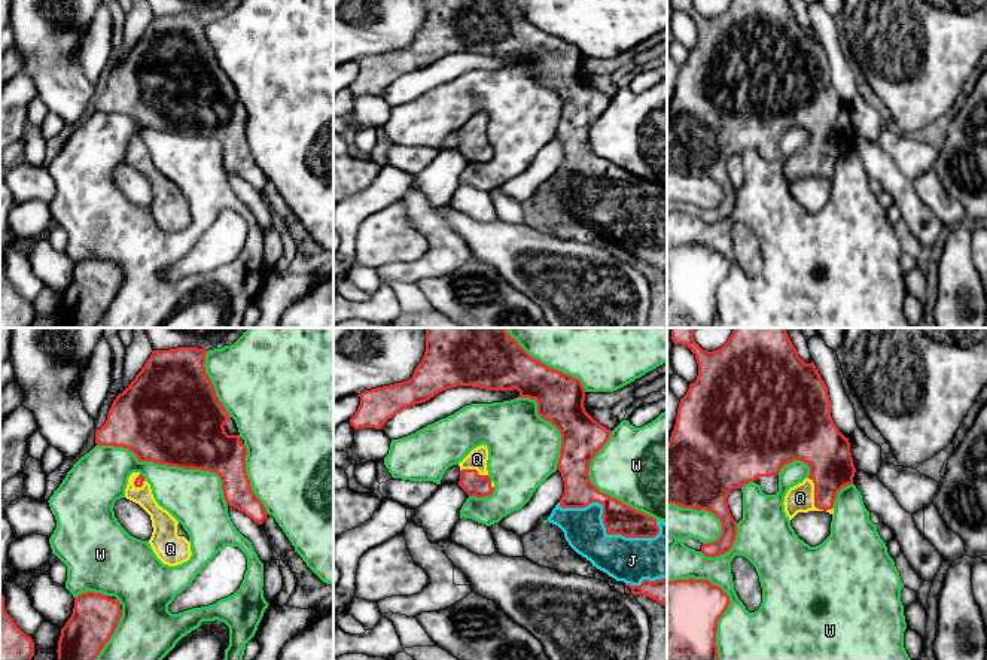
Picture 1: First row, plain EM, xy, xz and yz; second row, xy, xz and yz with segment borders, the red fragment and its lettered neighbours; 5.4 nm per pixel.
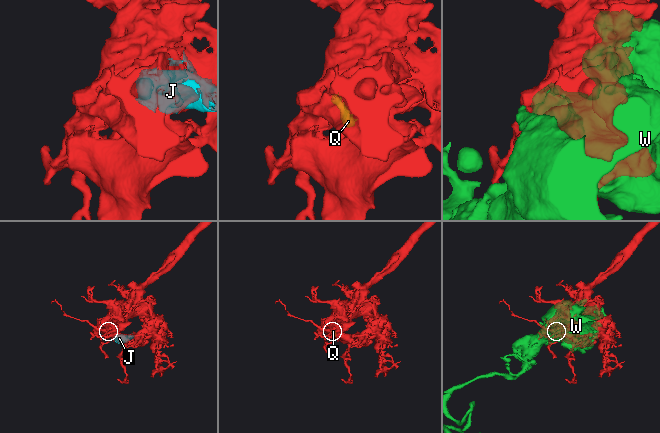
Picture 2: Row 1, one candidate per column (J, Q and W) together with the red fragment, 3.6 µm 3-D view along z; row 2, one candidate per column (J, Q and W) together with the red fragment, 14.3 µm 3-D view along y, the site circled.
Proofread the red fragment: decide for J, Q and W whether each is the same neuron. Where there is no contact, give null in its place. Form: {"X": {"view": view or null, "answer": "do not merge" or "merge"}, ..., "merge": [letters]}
{"J": {"view": "xz", "answer": "merge"}, "Q": {"view": "yz", "answer": "merge"}, "W": {"view": "xy", "answer": "do not merge"}, "merge": ["J", "Q"]}

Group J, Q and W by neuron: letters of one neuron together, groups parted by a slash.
J Q / W

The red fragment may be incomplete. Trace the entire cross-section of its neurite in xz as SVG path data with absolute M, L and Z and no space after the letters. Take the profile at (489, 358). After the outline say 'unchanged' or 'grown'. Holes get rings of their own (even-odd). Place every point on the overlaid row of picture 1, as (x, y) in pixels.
M426 328L426 352L412 377L362 392L360 405L350 425L354 429L381 429L396 413L457 386L485 390L517 389L518 398L534 399L537 414L561 434L557 469L564 481L564 493L548 521L558 526L569 545L592 566L616 581L624 581L633 594L648 596L667 606L667 523L622 504L591 483L588 475L591 460L607 442L612 431L585 411L585 389L579 378L531 358L506 332L508 329L511 328Z; grown

